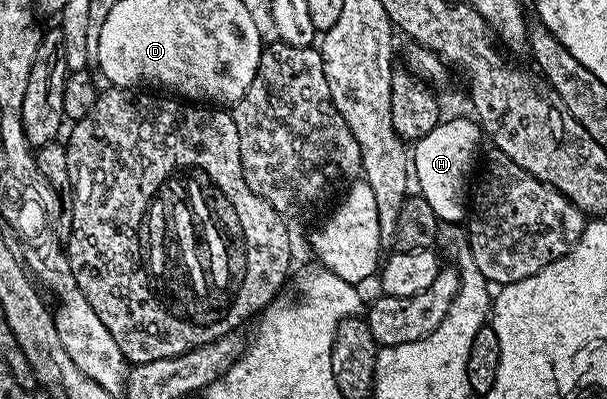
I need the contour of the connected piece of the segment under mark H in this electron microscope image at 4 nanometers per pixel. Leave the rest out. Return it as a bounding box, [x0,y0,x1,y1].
[410,117,482,223]

